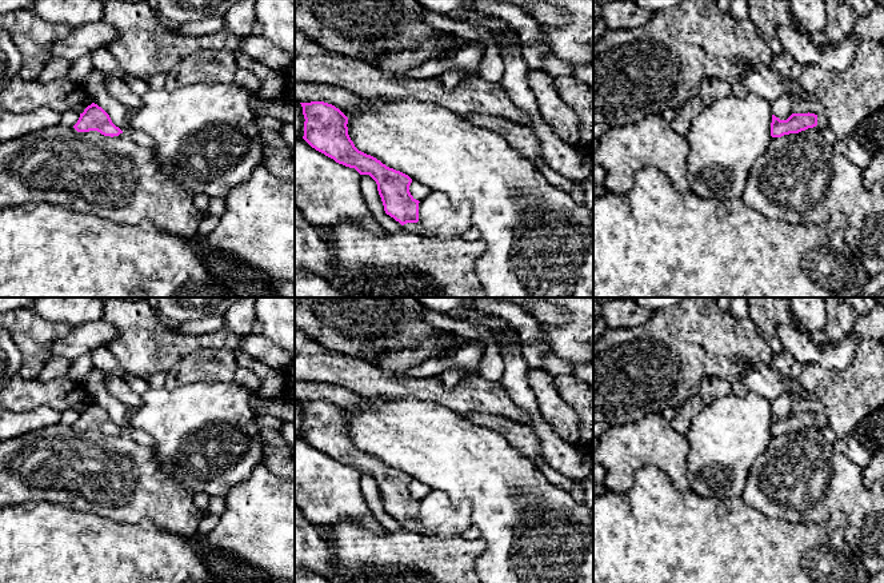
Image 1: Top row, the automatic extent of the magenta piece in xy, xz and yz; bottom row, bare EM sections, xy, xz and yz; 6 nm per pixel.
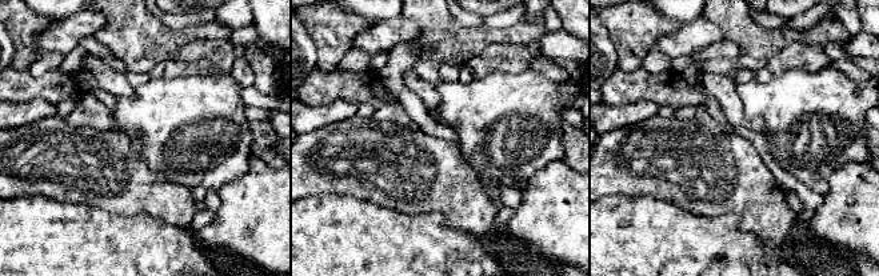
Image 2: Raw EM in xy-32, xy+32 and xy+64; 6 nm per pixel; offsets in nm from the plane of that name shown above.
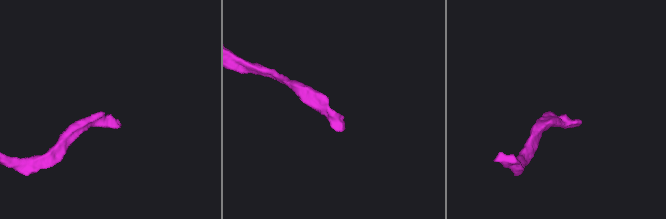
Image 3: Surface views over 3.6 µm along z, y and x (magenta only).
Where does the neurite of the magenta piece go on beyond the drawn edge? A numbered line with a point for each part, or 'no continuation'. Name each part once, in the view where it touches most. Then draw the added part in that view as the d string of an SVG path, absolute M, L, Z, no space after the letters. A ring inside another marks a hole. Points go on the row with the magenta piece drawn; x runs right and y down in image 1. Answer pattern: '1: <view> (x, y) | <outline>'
1: xz (412, 227) | M407 223L403 225L407 231L417 233L417 235L424 235L421 225L417 223Z

